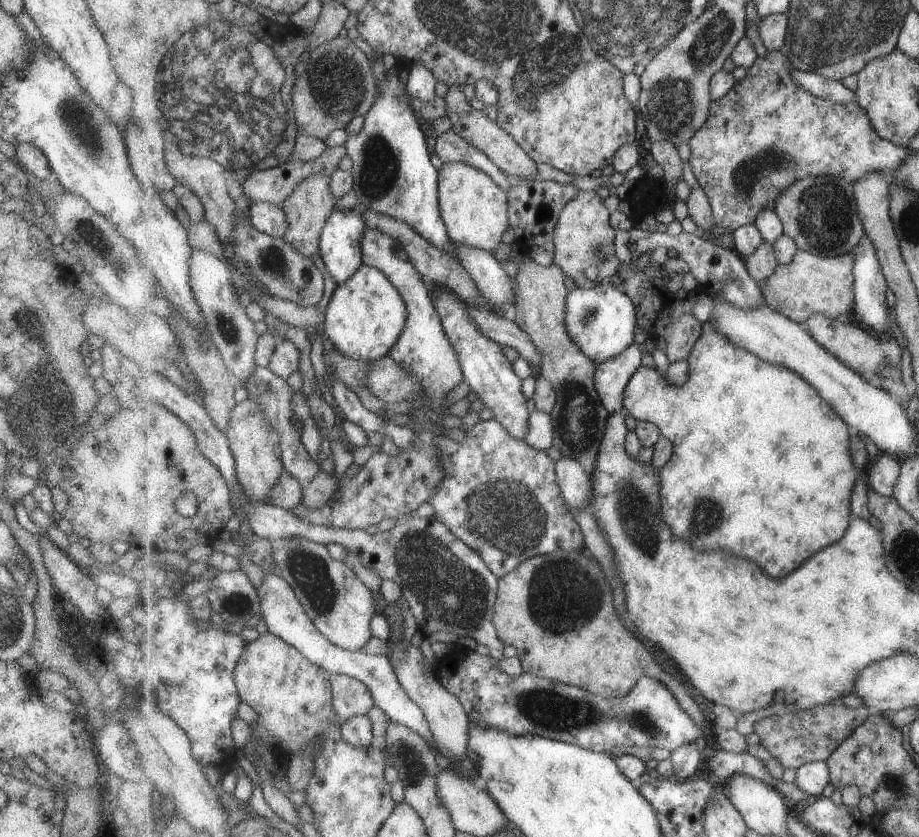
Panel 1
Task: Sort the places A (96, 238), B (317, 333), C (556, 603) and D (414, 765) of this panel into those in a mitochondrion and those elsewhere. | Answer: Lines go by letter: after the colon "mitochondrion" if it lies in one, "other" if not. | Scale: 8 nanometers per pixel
A: mitochondrion
B: other
C: mitochondrion
D: mitochondrion

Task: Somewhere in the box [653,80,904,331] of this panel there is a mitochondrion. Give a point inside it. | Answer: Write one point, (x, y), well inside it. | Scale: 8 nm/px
(822, 211)

